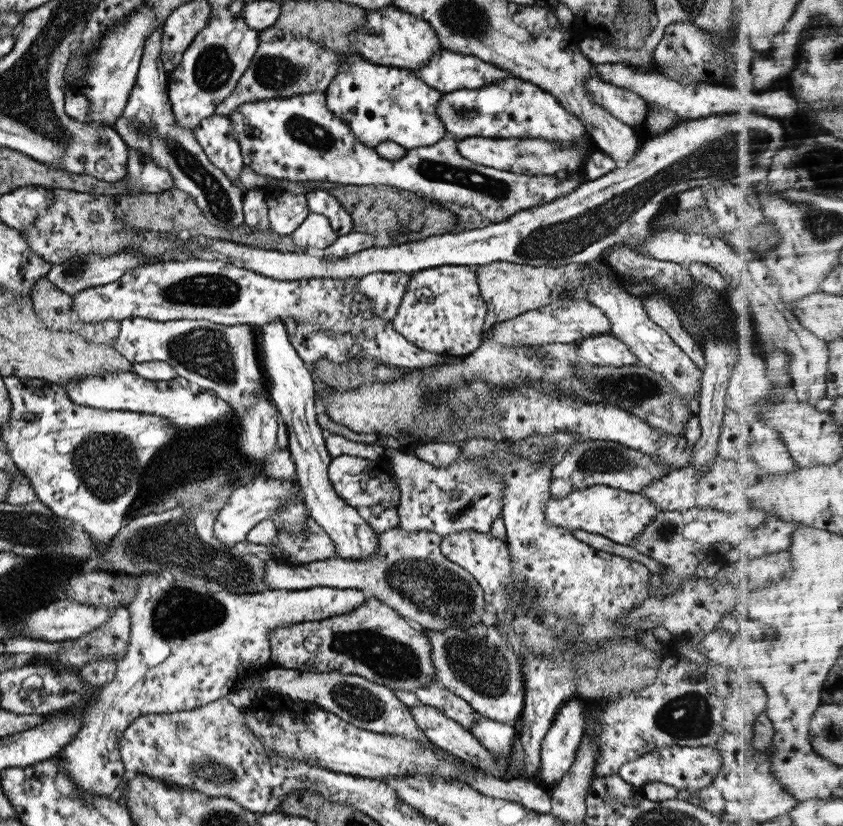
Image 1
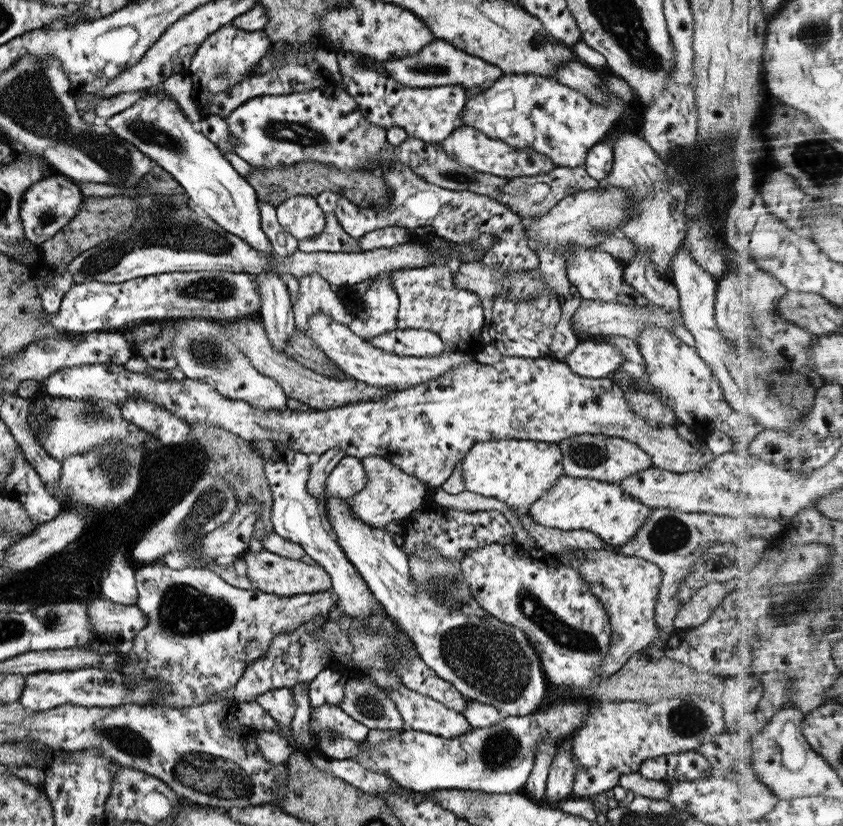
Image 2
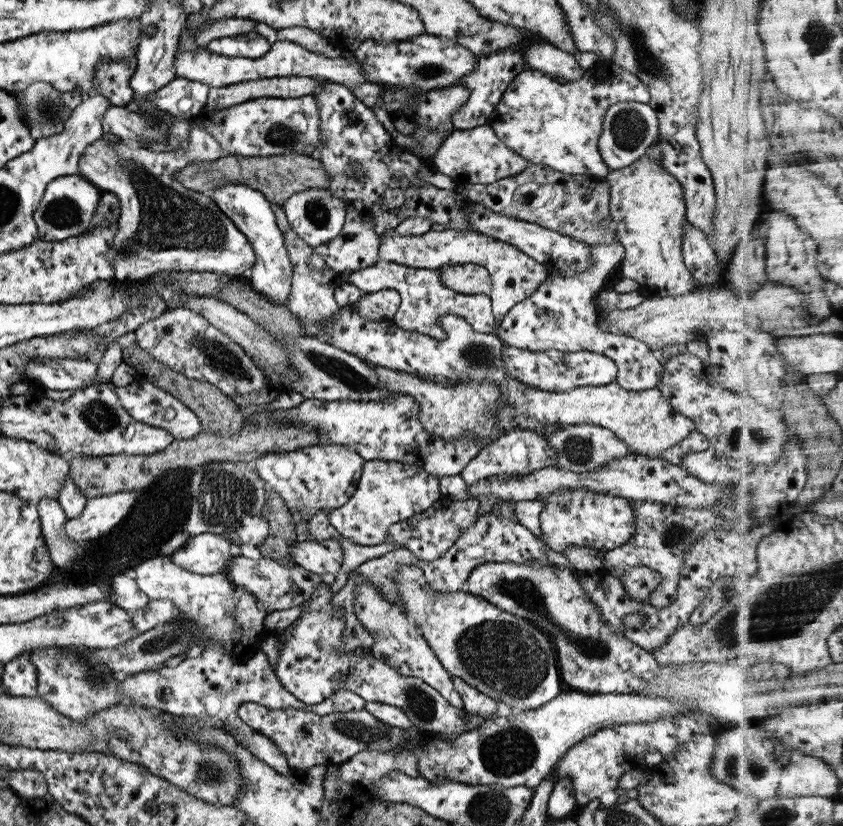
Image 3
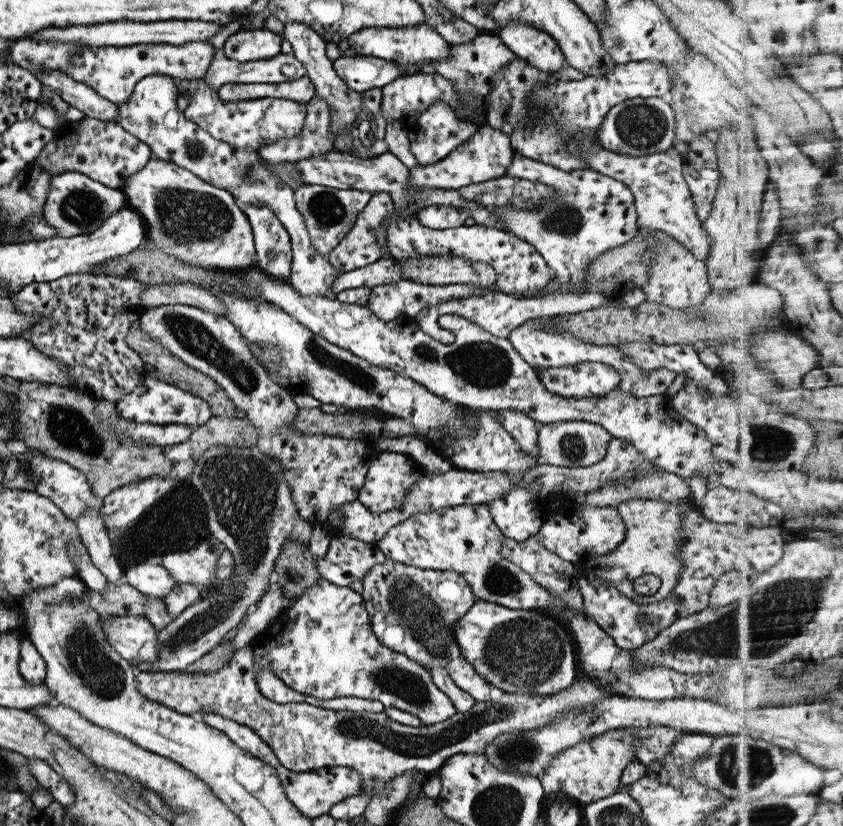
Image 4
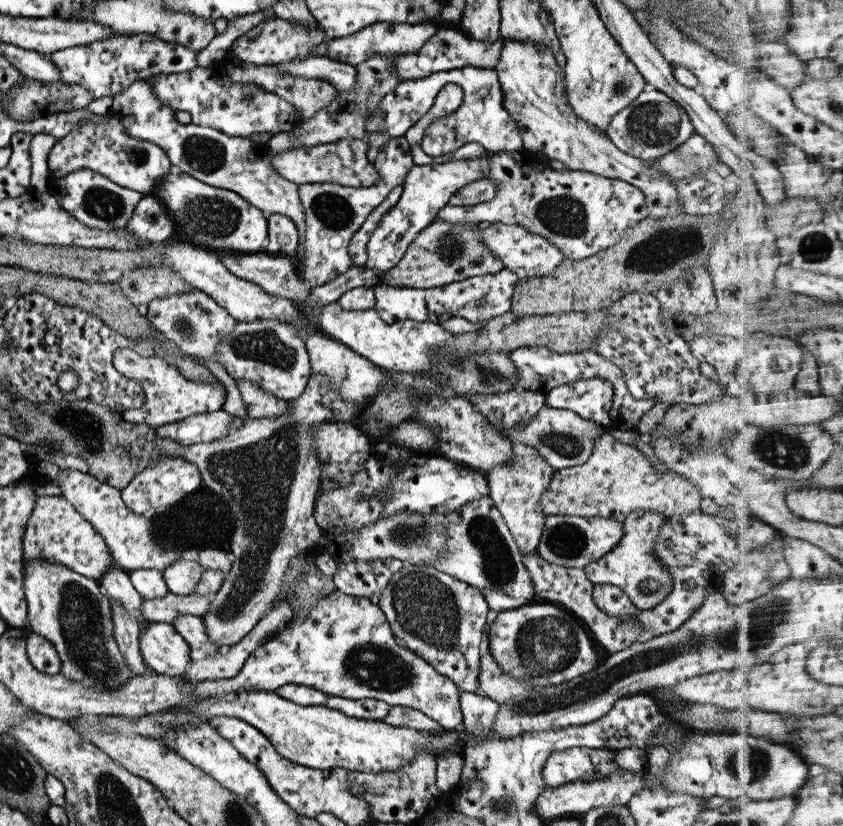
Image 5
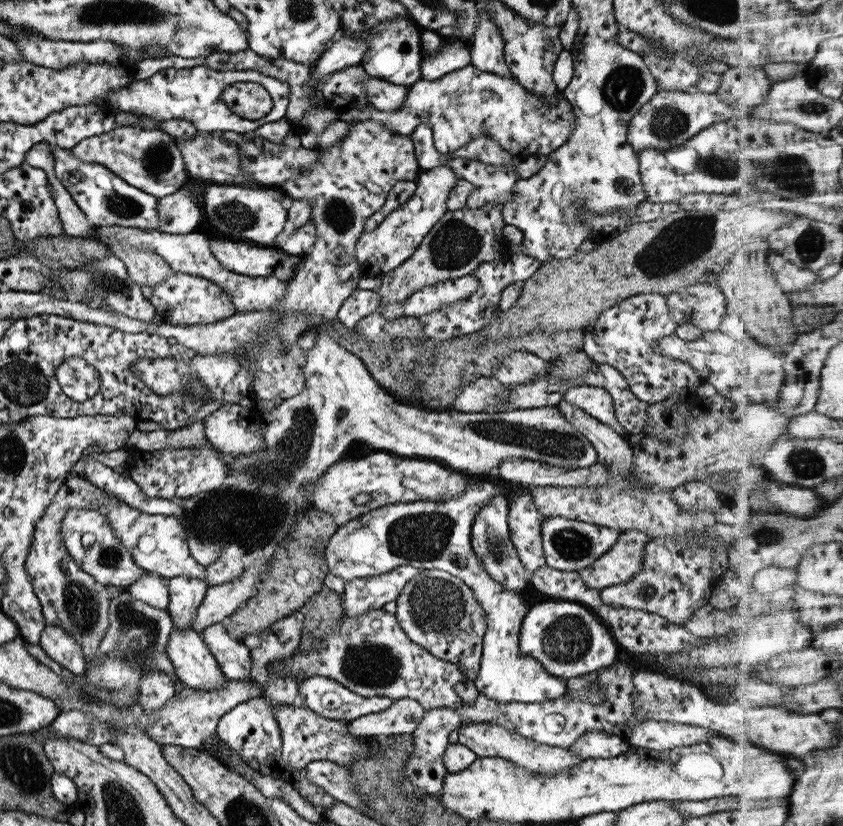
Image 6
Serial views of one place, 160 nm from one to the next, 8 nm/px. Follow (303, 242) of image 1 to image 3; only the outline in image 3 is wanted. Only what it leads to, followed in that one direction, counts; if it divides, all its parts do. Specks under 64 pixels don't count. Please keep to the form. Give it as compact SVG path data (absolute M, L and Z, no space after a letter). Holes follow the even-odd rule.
M360 200L344 202L344 217L341 230L337 236L329 239L319 246L312 247L313 253L308 258L311 271L323 271L331 269L340 273L353 272L372 266L378 258L378 244L380 236L372 229L372 218L364 212ZM392 289L365 290L363 297L346 308L367 321L377 322L392 319L399 304L399 294Z

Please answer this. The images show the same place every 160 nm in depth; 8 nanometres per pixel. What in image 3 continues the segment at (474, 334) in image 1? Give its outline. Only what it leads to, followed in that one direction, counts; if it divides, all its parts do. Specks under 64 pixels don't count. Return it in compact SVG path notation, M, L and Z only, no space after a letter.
M387 263L386 266L373 264L365 269L355 270L342 274L343 284L355 286L361 292L365 290L392 289L399 294L400 304L392 317L395 326L407 332L417 332L443 340L445 335L437 325L440 316L451 314L463 319L470 328L477 333L494 334L494 328L498 328L499 322L493 319L491 313L491 300L486 295L463 295L453 292L439 282L439 272L435 269L415 269L406 265Z

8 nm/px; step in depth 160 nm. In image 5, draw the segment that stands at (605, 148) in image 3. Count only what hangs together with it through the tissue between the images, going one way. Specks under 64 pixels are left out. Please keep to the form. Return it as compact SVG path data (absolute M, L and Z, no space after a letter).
M658 90L641 91L625 108L608 120L604 134L619 150L644 161L659 158L685 142L694 130L688 114Z

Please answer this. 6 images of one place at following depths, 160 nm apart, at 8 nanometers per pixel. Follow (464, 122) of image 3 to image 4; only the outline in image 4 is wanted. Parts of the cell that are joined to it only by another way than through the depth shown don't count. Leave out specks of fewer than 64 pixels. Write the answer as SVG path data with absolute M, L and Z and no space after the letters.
M482 33L477 35L473 40L469 42L464 42L463 44L449 44L449 56L443 60L438 60L437 62L428 62L422 66L422 70L417 70L417 73L434 73L449 81L451 83L451 90L455 93L458 101L458 108L466 111L466 118L468 118L468 111L474 110L473 113L485 112L488 108L490 92L492 86L495 83L495 75L497 75L497 70L502 66L505 66L508 62L516 59L516 54L513 54L507 46L501 42L501 39L491 33Z

